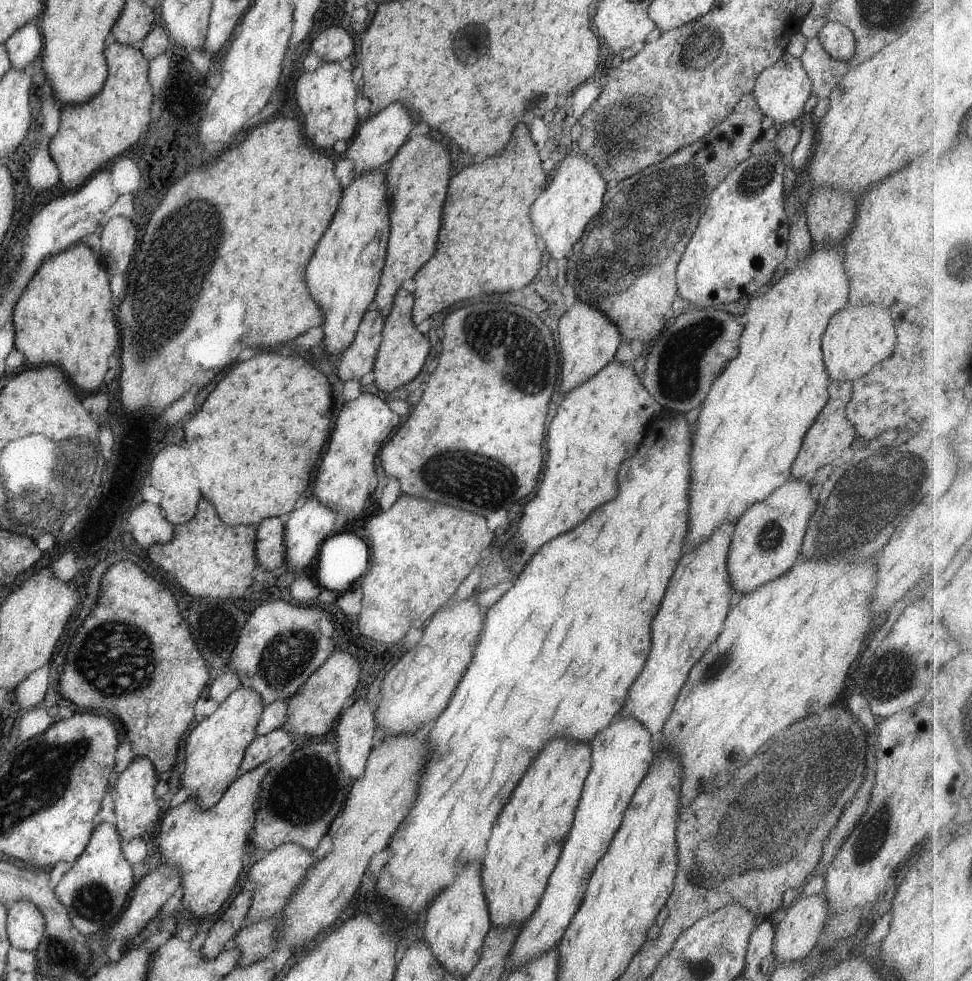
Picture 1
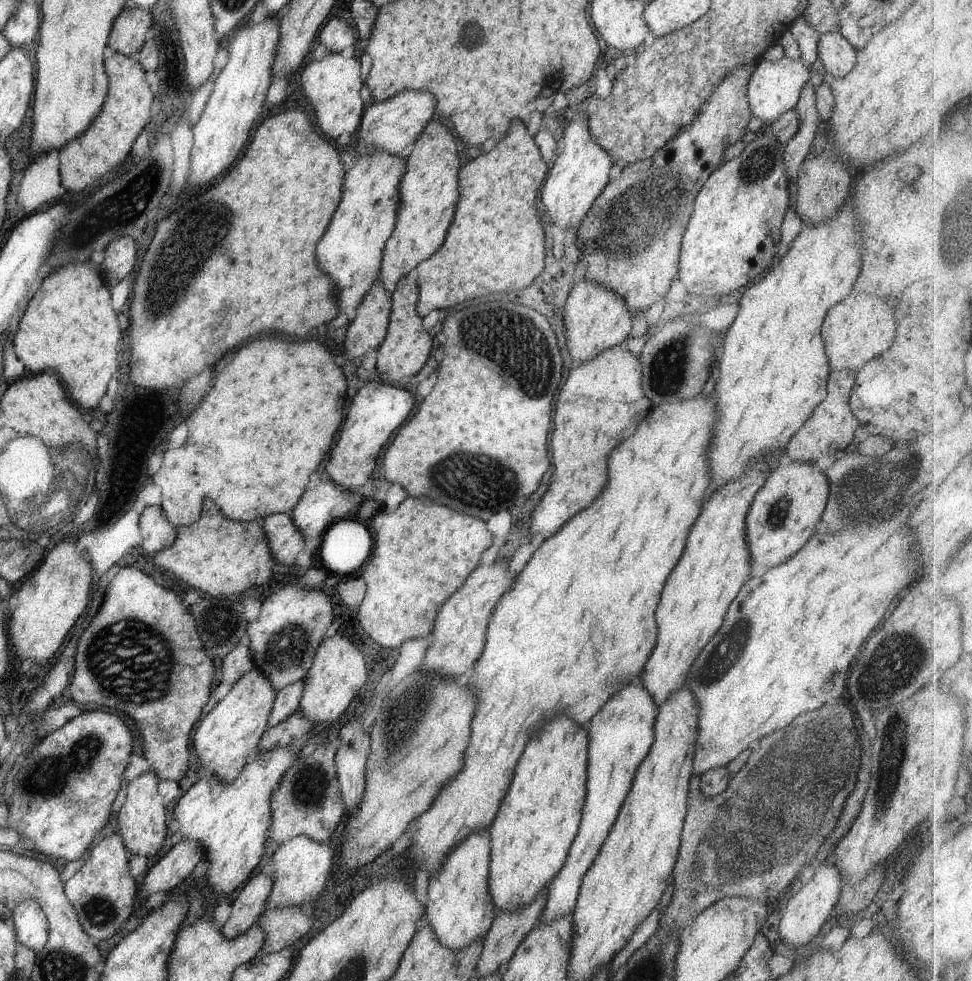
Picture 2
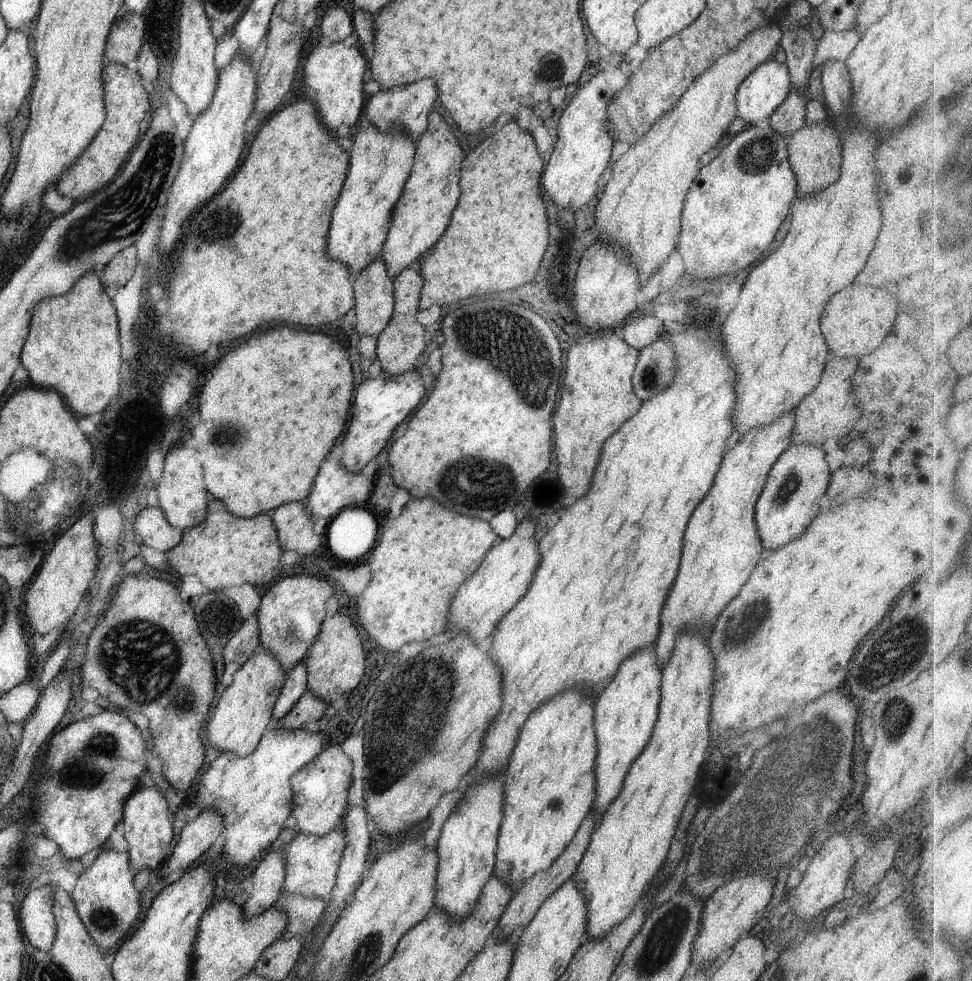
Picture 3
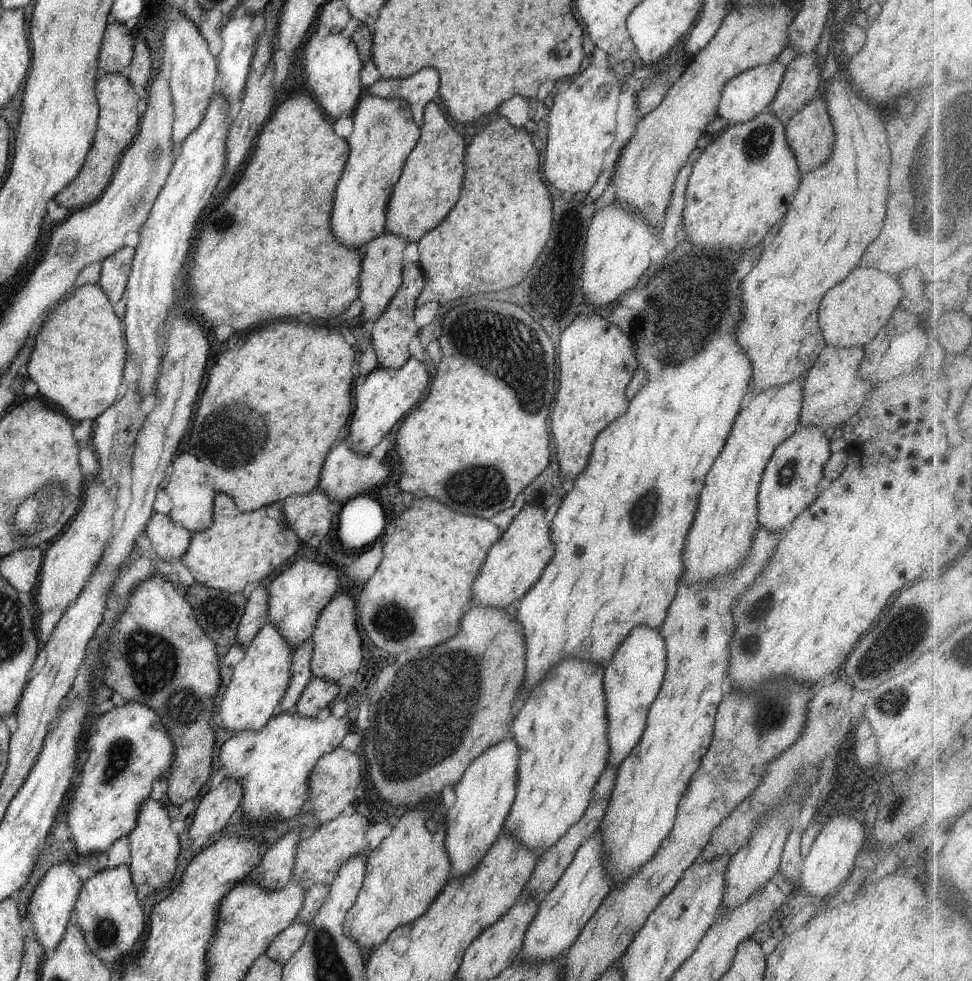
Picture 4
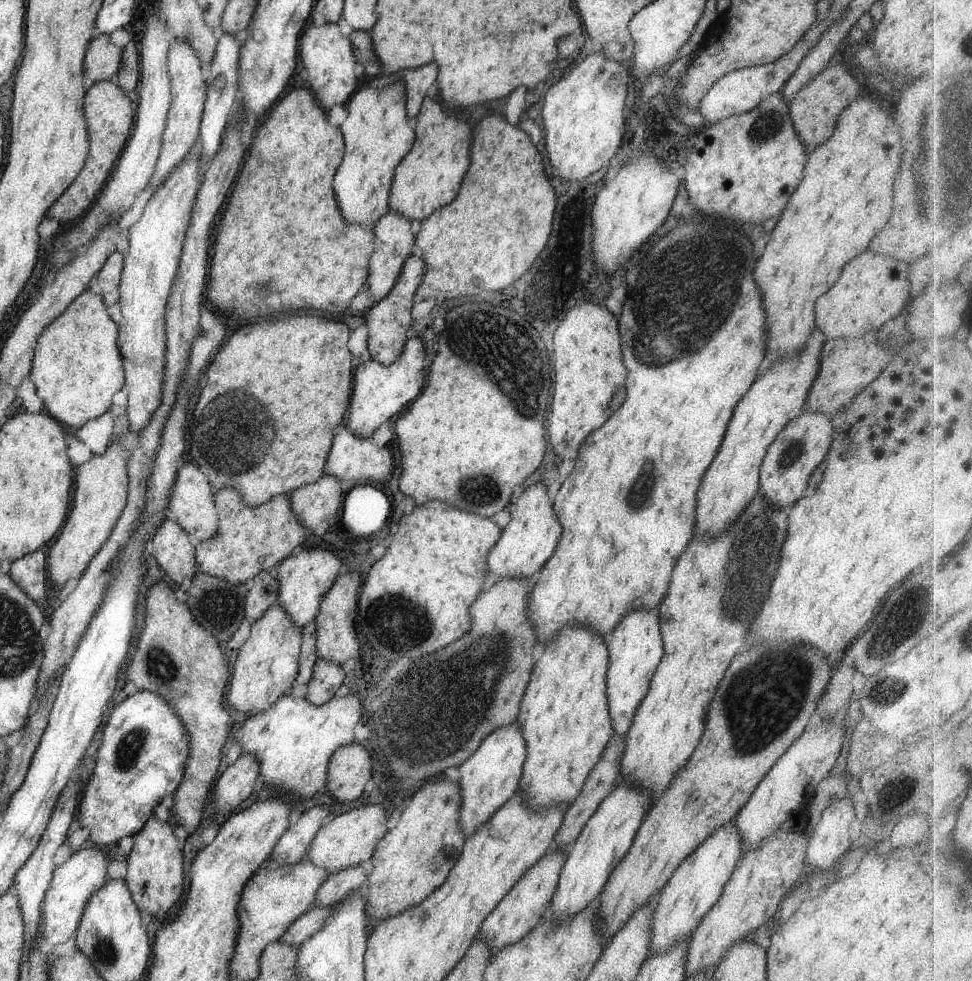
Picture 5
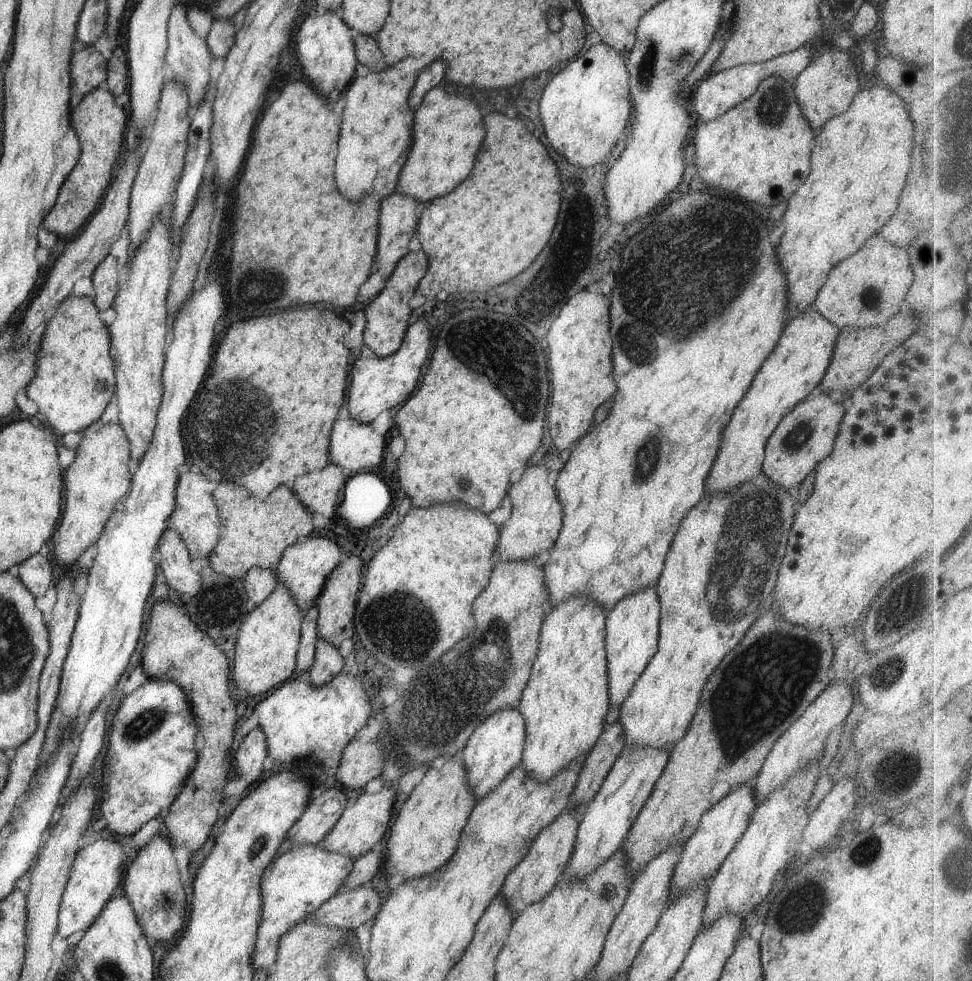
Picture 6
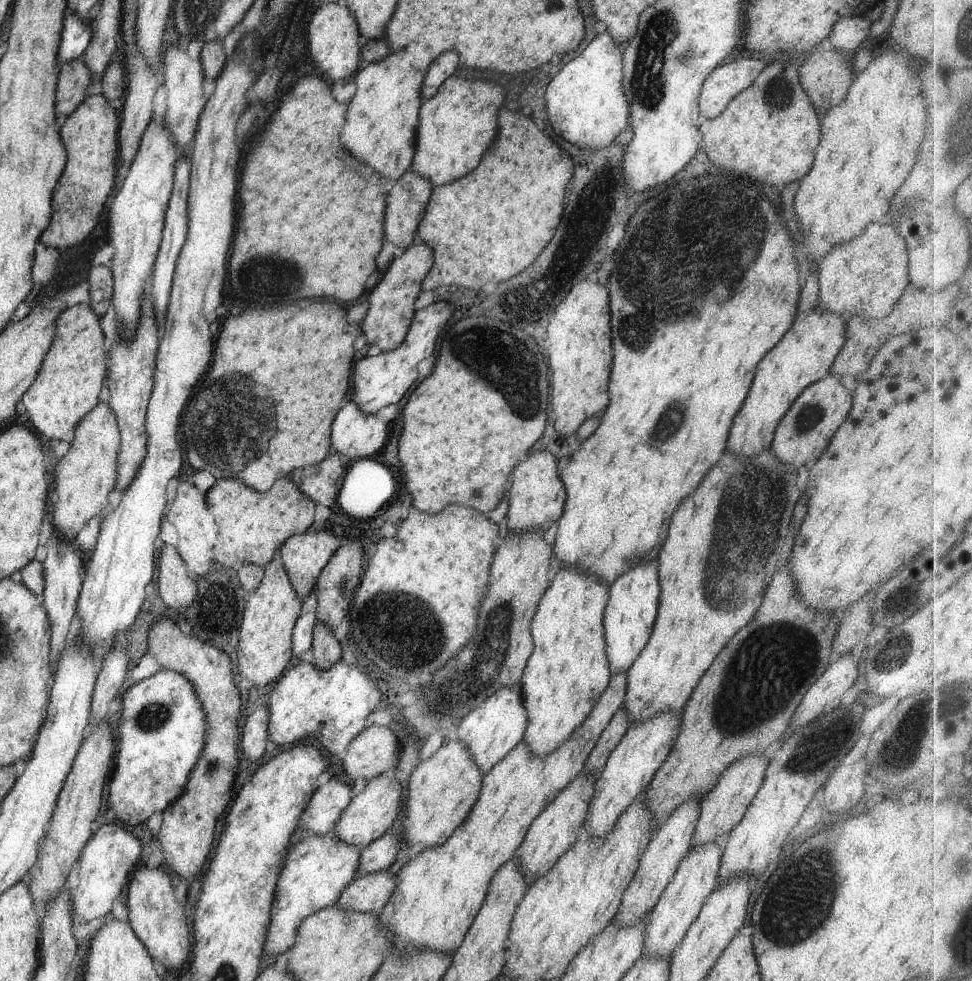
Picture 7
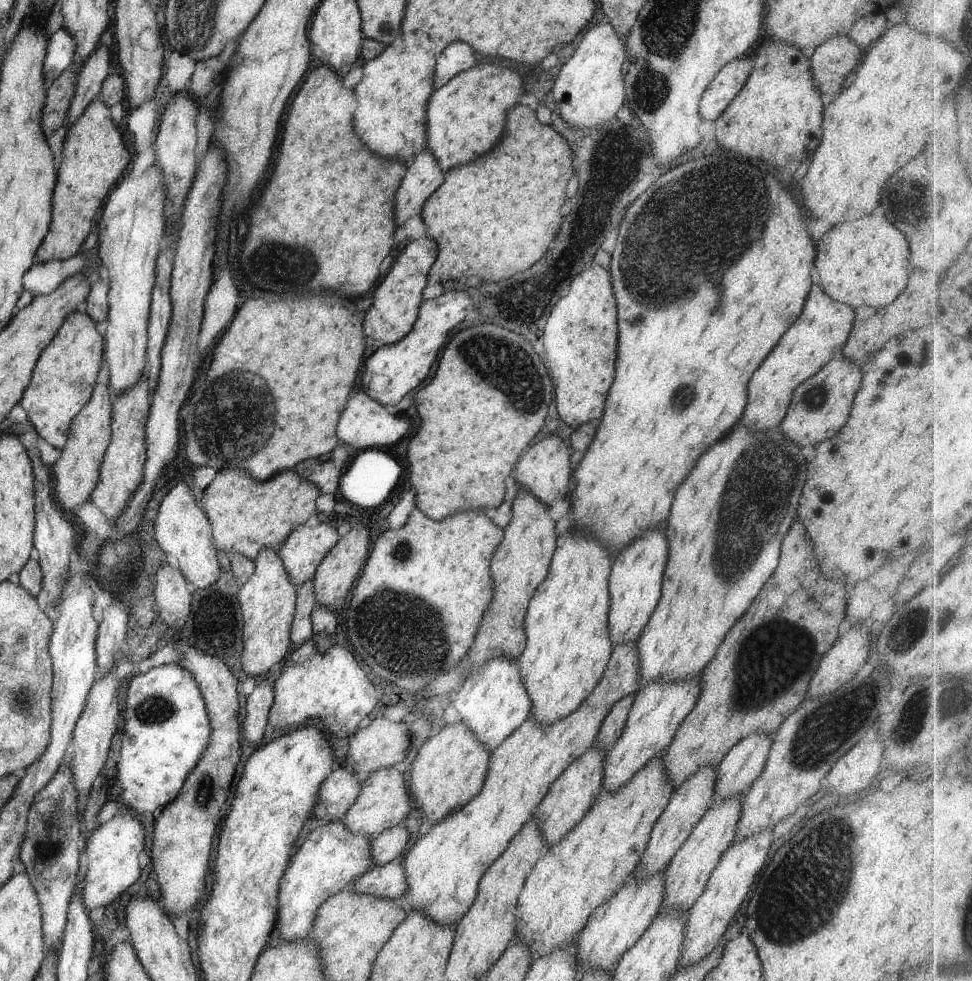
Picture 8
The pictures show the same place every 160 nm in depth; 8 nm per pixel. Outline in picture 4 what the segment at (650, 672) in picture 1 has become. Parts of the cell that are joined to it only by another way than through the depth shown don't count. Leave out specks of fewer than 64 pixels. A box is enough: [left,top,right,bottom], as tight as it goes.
[682,375,804,584]

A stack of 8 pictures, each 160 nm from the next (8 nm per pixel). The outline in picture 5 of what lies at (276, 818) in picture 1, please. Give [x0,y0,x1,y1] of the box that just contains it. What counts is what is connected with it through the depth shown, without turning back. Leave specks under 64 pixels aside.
[327,743,372,804]

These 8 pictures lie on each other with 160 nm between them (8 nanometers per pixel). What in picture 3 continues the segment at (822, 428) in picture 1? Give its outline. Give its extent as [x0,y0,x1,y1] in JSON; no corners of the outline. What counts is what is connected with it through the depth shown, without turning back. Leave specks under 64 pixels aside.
[791,354,860,447]

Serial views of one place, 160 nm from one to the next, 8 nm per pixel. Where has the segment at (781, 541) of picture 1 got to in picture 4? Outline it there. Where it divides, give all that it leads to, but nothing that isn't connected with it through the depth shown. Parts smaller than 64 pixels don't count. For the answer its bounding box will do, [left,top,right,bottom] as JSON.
[757,426,832,534]

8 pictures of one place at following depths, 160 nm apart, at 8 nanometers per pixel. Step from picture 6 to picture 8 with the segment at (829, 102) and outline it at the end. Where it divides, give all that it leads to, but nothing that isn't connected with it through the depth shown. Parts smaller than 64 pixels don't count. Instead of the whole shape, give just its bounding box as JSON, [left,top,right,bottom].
[809,35,863,94]

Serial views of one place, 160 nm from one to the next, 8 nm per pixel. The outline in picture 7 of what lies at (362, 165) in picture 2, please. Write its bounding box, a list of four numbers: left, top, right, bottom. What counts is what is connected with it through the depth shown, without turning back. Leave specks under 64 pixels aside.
[340,48,458,180]

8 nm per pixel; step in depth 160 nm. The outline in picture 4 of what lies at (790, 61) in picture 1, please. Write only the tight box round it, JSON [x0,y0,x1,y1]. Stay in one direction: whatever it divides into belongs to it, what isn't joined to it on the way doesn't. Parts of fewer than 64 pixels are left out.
[718,61,786,125]

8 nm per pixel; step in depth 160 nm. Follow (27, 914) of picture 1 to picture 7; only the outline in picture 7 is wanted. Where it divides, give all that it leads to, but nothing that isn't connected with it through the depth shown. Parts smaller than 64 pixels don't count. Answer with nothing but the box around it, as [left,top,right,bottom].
[69,823,141,923]

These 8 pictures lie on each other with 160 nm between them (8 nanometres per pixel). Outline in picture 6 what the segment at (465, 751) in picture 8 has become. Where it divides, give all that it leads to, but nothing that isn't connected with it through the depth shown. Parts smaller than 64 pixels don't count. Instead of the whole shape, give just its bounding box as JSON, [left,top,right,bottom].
[384,760,475,881]

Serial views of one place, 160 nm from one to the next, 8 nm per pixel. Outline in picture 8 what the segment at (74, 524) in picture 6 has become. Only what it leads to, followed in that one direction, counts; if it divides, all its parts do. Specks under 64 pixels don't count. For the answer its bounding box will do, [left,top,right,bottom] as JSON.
[50,384,113,510]

